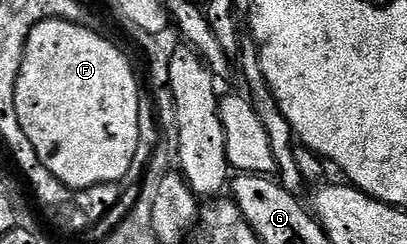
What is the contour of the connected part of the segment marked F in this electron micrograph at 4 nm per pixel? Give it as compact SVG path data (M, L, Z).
M47 17L40 20L28 33L24 61L20 65L20 77L16 81L16 117L20 121L20 129L24 129L24 137L28 137L28 141L35 147L36 156L47 167L52 179L62 187L71 187L71 192L74 193L105 183L121 184L134 163L134 154L138 151L138 138L142 135L142 99L138 96L138 79L134 76L129 61L122 56L122 51L116 44L109 43L104 36L97 35L88 28L89 26L81 23L69 23L67 19Z

